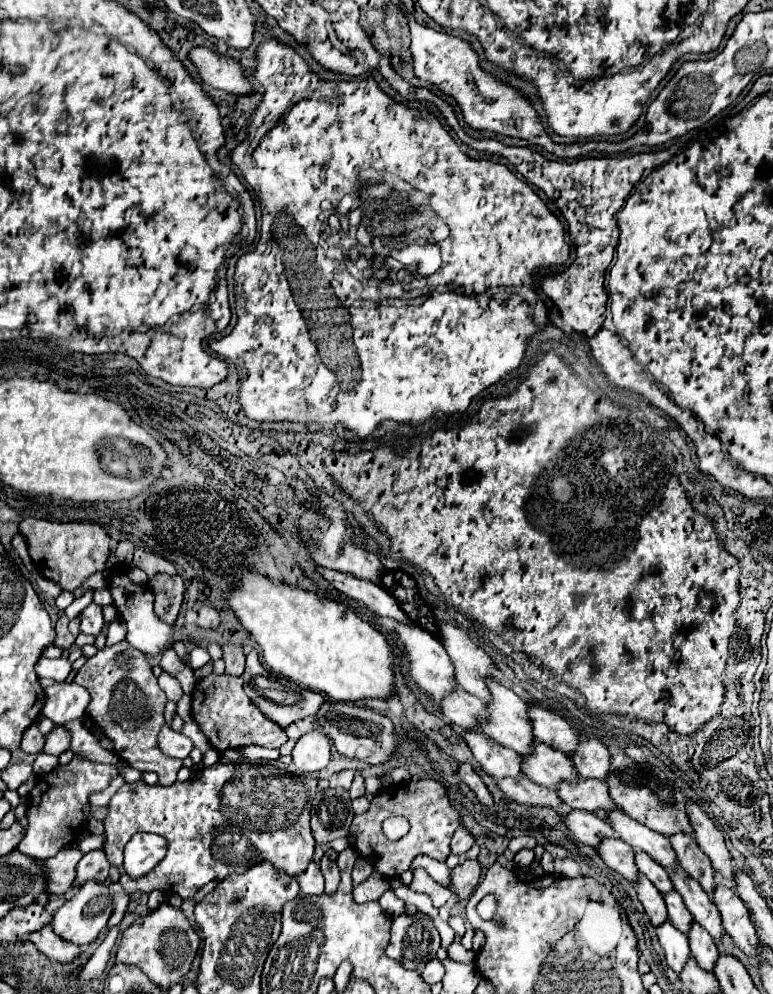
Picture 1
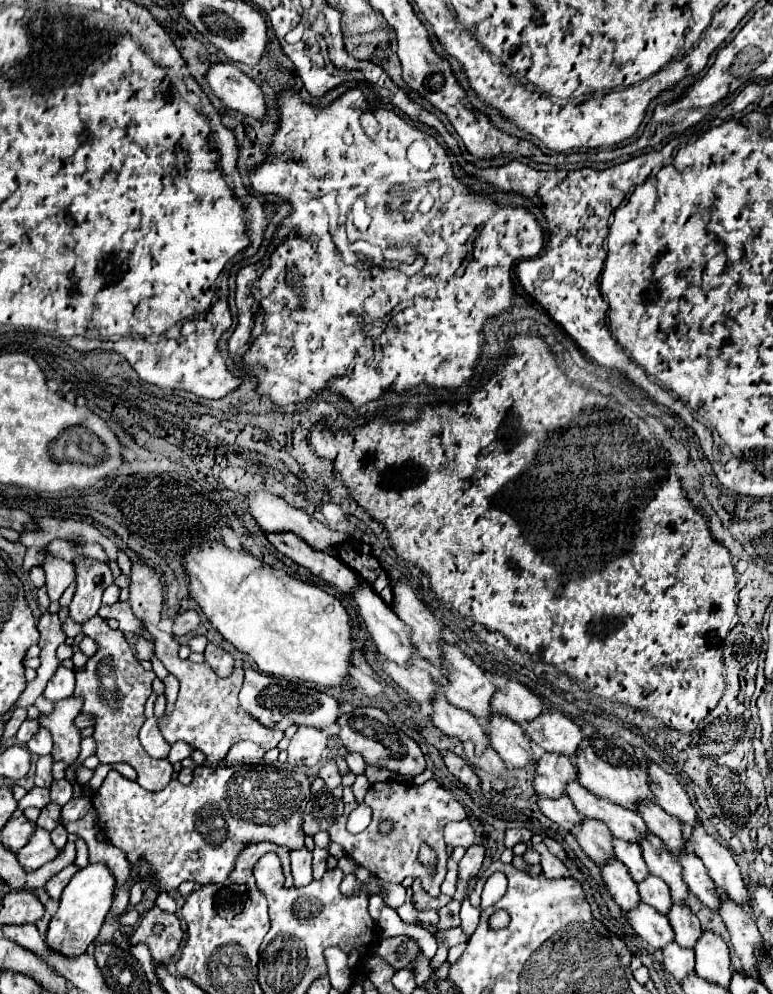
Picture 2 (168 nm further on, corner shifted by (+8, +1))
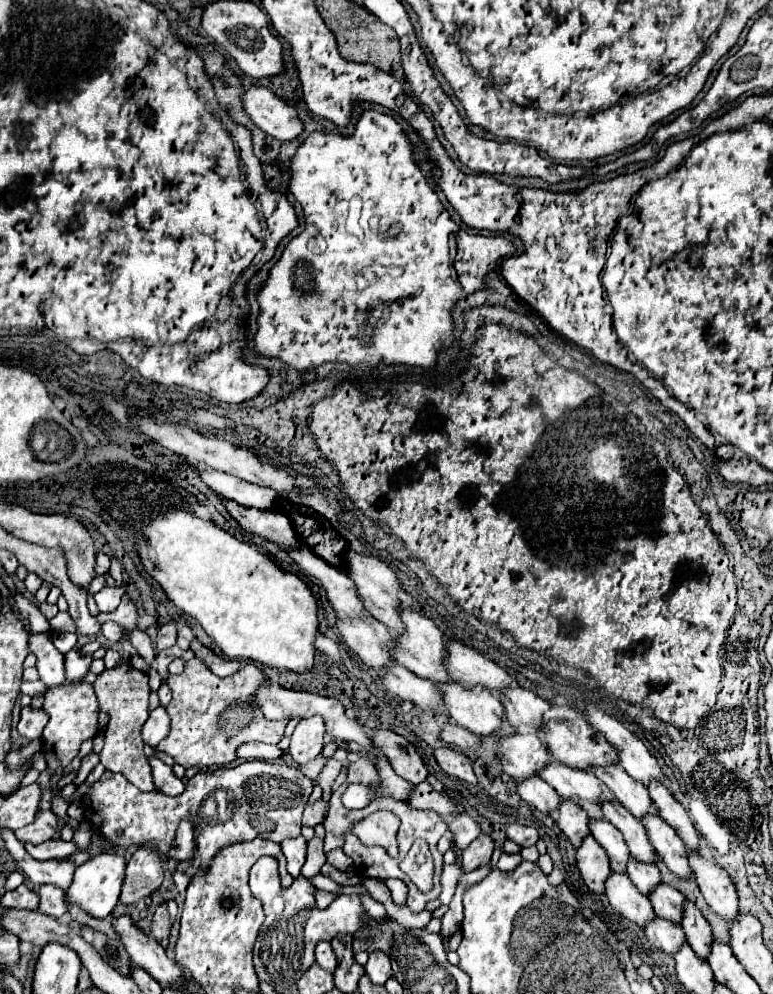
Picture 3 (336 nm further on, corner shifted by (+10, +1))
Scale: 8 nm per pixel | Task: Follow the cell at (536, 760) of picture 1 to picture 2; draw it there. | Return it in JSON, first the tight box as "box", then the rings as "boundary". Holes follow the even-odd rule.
{"box":[487,714,539,768],"boundary":[[[495,714],[487,728],[493,748],[509,768],[527,768],[529,764],[537,764],[539,756],[533,752],[531,738],[521,726],[509,722],[509,718],[503,718],[501,714]]]}

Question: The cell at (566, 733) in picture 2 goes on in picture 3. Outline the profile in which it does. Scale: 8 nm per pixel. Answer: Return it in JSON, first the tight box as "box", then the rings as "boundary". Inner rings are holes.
{"box":[497,684,549,730],"boundary":[[[513,684],[513,686],[507,686],[505,690],[497,692],[497,696],[513,726],[527,724],[537,730],[543,724],[543,714],[549,708],[549,702],[541,700],[531,690],[525,690],[525,688]]]}

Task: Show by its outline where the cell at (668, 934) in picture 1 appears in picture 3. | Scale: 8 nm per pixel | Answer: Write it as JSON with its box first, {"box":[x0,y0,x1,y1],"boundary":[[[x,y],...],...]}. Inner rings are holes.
{"box":[605,872,655,926],"boundary":[[[611,872],[605,880],[605,894],[607,894],[611,906],[621,916],[625,916],[627,920],[631,920],[639,926],[645,926],[651,918],[655,918],[649,898],[631,884],[627,874]]]}

